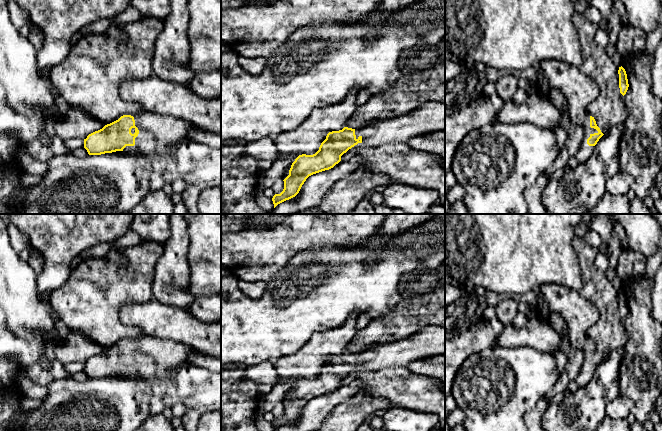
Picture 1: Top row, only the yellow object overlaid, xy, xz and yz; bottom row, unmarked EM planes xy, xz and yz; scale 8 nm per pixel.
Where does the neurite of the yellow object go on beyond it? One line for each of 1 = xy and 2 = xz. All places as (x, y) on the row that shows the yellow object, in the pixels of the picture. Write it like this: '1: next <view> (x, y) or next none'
1: next xy (158, 134)
2: next xz (430, 117)

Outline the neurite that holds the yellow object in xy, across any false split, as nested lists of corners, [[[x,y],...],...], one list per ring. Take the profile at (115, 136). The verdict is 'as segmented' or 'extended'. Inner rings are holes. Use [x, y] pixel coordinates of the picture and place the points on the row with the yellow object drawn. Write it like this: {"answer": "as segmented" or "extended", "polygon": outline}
{"answer": "extended", "polygon": [[[143,112],[134,116],[123,115],[118,120],[105,125],[84,139],[84,148],[89,155],[101,155],[116,151],[128,154],[141,153],[148,156],[170,154],[171,149],[181,141],[187,140],[187,134],[193,125],[171,116],[161,116]]]}

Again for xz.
{"answer": "extended", "polygon": [[[427,102],[416,110],[395,118],[380,120],[362,128],[344,127],[329,132],[313,155],[299,155],[292,163],[289,175],[283,180],[284,189],[272,198],[274,208],[295,197],[306,179],[329,170],[341,161],[341,156],[358,143],[368,146],[389,146],[433,131],[445,130],[445,104]]]}

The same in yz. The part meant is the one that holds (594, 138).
{"answer": "extended", "polygon": [[[587,114],[584,124],[584,138],[582,140],[580,149],[575,155],[578,163],[586,162],[591,156],[594,146],[597,144],[599,139],[604,135],[600,128],[597,126],[594,117],[590,114]]]}

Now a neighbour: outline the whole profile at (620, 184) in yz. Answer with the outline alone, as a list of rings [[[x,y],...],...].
[[[619,171],[606,183],[606,192],[612,195],[627,195],[634,185],[634,178],[627,173]]]

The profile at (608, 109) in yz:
[[[575,13],[573,24],[582,49],[579,69],[598,86],[599,96],[587,106],[587,114],[596,121],[603,134],[614,125],[625,124],[629,112],[619,88],[619,67],[614,64],[605,48],[595,41],[599,25],[589,21],[584,14]]]

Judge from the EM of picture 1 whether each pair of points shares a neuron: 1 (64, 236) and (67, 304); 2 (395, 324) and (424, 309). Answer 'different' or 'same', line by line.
1: different
2: same

